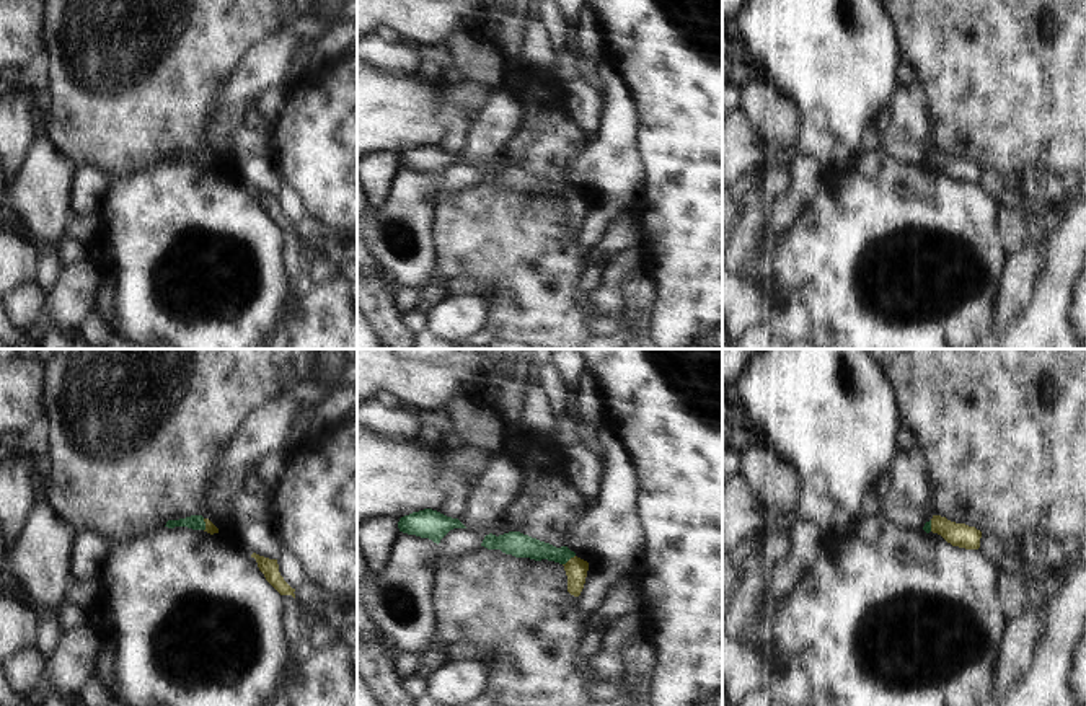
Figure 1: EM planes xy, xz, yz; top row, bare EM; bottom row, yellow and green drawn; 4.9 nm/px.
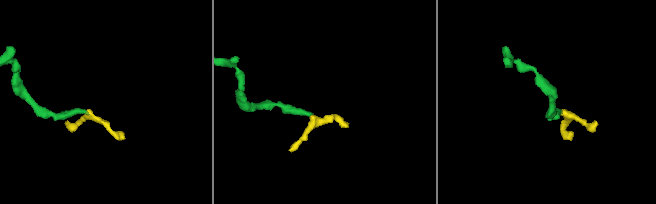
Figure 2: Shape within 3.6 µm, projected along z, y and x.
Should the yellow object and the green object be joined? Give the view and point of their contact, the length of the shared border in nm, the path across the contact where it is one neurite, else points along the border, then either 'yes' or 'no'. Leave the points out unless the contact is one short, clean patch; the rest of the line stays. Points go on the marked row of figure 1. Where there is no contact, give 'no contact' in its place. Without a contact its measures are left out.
contact xz (569, 560); length 80 nm; way xz (576, 569), (569, 560), (563, 555), (522, 545); yes

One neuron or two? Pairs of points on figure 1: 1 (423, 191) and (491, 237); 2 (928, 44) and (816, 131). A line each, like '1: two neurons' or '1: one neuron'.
1: two neurons
2: two neurons

